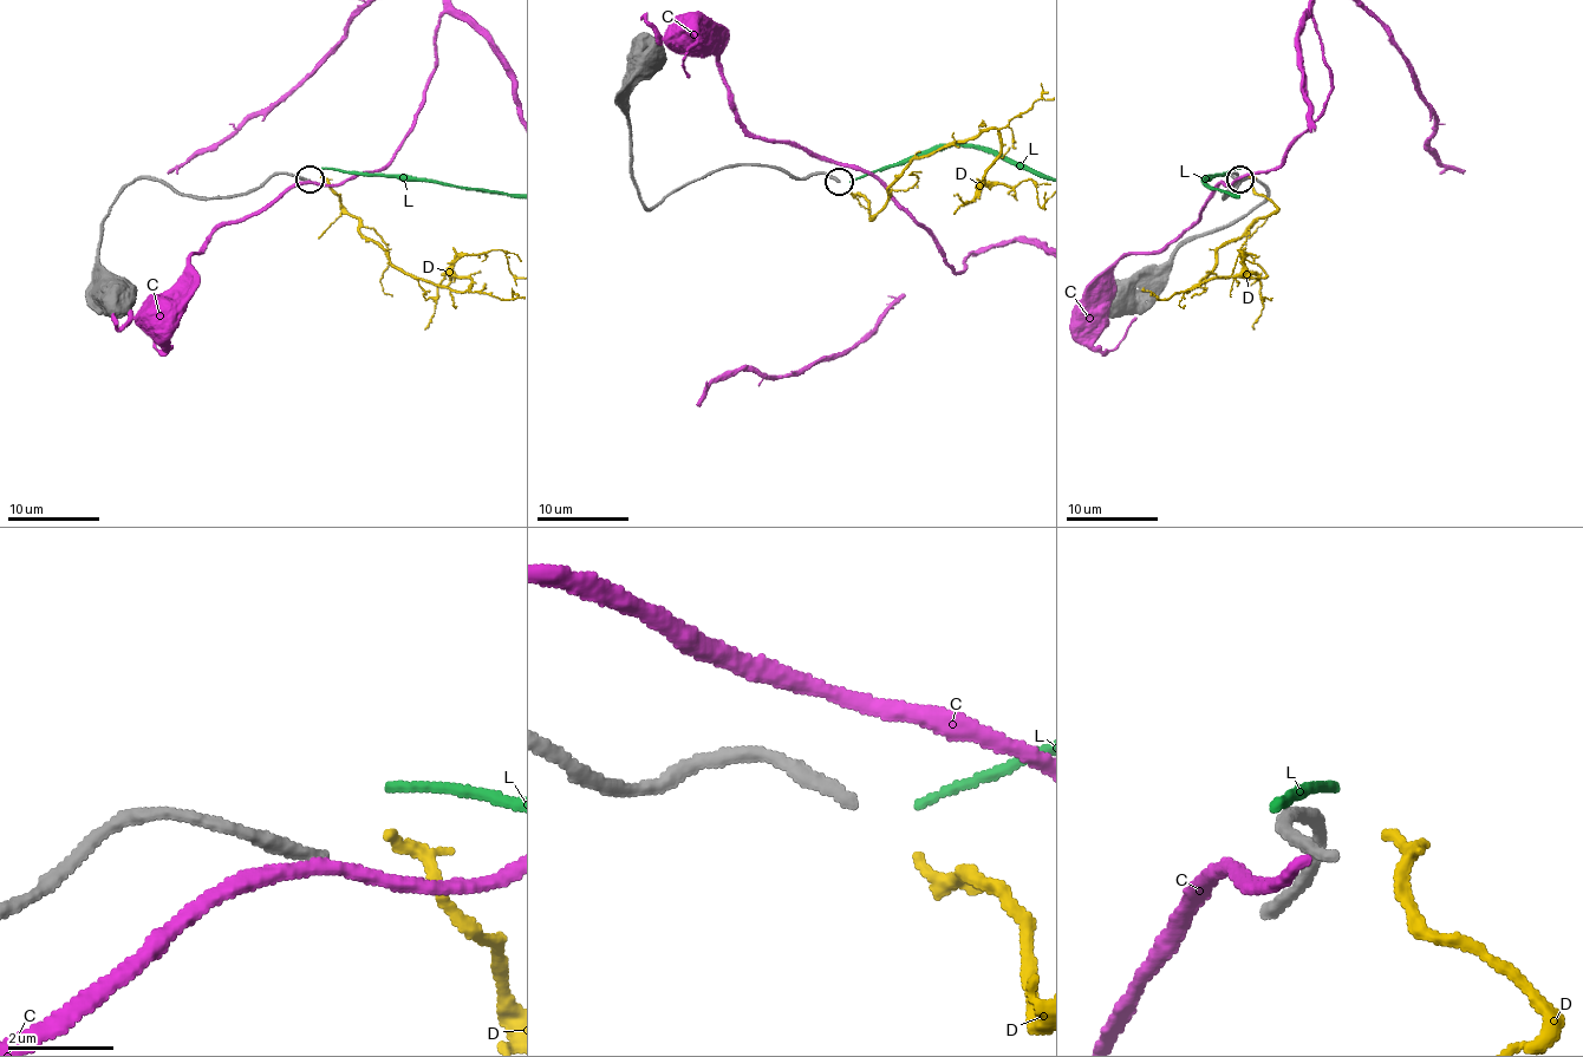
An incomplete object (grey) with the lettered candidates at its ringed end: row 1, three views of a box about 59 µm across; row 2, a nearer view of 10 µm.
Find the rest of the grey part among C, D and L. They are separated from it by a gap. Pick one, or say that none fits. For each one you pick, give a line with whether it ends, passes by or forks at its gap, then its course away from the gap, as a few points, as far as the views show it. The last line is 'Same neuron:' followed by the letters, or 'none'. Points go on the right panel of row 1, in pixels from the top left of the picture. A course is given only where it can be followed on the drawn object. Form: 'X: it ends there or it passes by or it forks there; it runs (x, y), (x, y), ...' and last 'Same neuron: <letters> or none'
D: it passes by; it runs (1249, 177), (1277, 208), (1217, 252), (1215, 267), (1186, 291), (1239, 272), (1237, 249), (1265, 274), (1232, 276)
Same neuron: D

